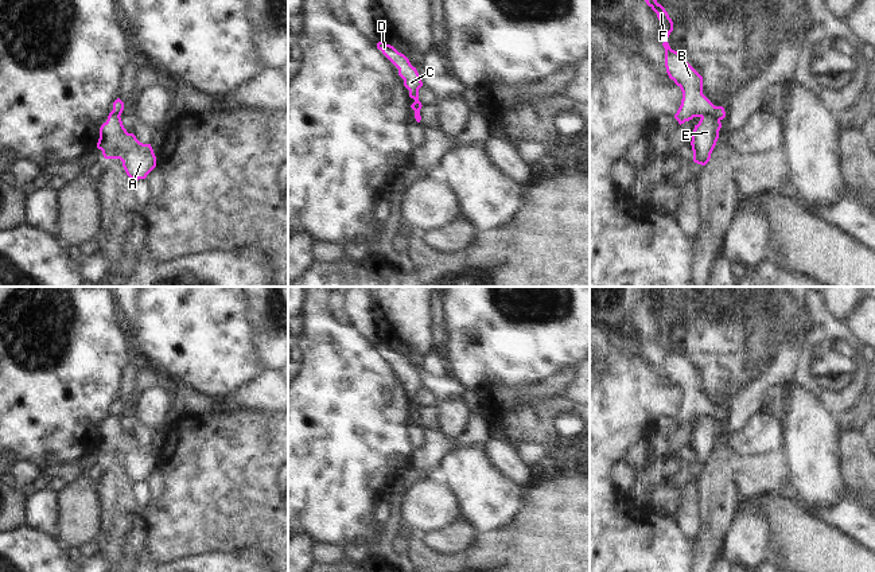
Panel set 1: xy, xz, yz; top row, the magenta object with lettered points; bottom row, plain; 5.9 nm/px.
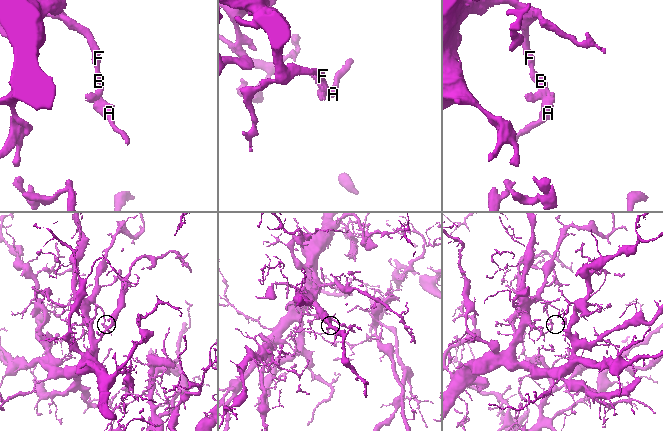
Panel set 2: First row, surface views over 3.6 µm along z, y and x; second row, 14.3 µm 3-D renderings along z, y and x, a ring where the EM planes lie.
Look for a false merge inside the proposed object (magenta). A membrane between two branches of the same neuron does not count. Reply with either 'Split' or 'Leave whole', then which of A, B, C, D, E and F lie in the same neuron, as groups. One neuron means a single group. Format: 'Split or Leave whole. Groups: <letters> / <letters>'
Split. Groups: A E / B C D F

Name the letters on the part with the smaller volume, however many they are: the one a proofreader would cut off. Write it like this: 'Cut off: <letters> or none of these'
Cut off: A, E

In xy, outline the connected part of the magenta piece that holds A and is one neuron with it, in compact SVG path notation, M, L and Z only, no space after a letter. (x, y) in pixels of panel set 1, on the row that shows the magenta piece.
M108 116L101 125L97 148L105 159L120 159L132 182L145 179L156 167L151 144L143 144L133 133L128 133L120 116Z

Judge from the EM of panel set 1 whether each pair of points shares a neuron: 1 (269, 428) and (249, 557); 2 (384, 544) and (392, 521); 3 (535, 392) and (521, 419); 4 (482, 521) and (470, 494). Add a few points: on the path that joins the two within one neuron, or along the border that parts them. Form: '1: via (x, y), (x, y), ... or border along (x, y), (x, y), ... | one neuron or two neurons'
1: border along (220, 552), (238, 553), (256, 549), (264, 557) | two neurons
2: via (388, 539), (389, 526) | one neuron
3: border along (544, 396), (541, 399), (512, 399), (501, 404) | two neurons
4: via (482, 514), (482, 506), (477, 501) | one neuron

